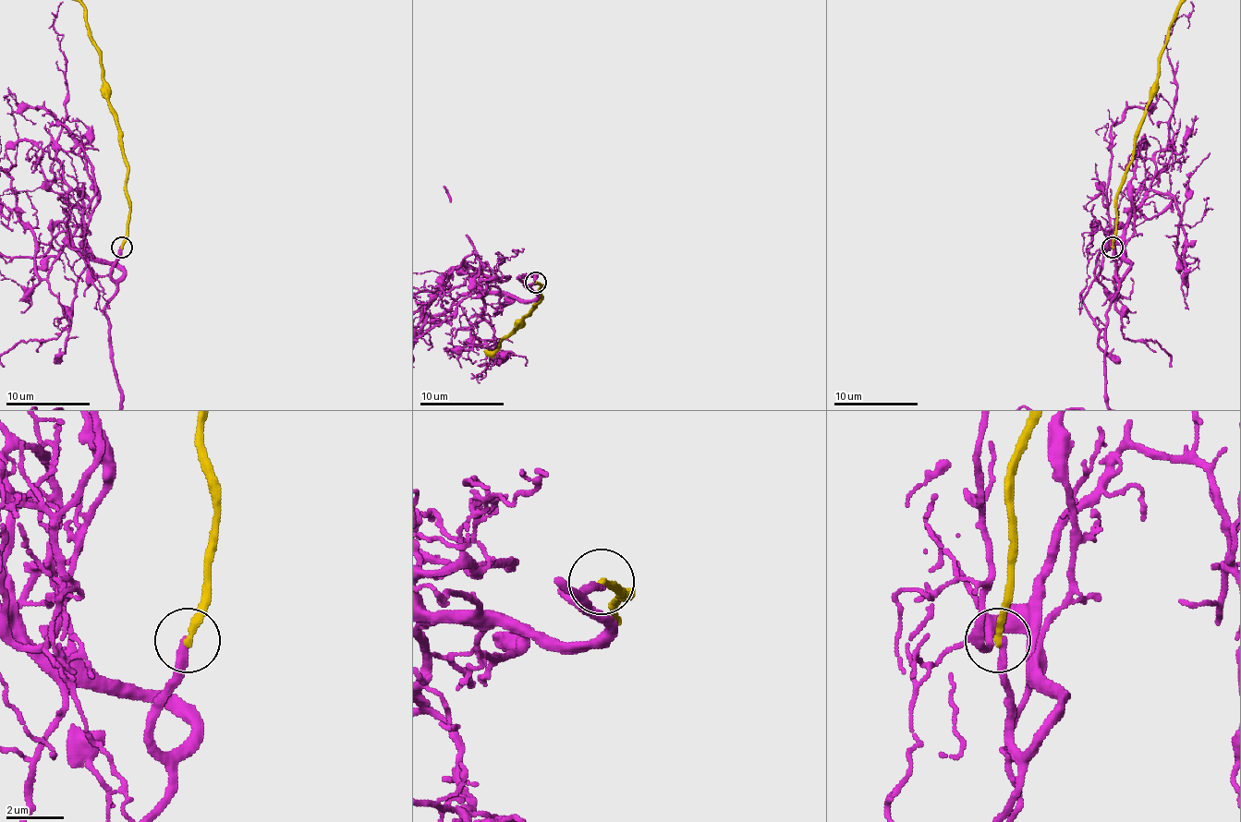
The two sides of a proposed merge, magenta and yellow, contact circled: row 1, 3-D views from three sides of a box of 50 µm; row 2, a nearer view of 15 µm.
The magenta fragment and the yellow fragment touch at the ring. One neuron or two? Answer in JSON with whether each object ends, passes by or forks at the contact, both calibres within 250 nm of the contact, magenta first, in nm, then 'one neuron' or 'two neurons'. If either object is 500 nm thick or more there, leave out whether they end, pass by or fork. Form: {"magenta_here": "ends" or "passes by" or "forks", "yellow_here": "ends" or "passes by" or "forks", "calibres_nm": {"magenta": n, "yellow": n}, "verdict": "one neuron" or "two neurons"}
{"magenta_here": "ends", "yellow_here": "ends", "calibres_nm": {"magenta": 300, "yellow": 260}, "verdict": "two neurons"}

